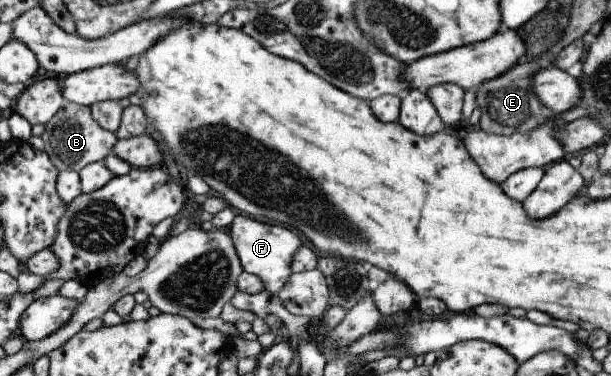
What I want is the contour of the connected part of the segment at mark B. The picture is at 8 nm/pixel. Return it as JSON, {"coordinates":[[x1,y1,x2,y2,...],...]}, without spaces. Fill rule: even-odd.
{"coordinates":[[66,101,63,106,45,123,40,135,42,151,58,172,64,170,80,171,92,162,99,162,111,154,112,146,117,142,115,133,102,129,93,119,89,107]]}

